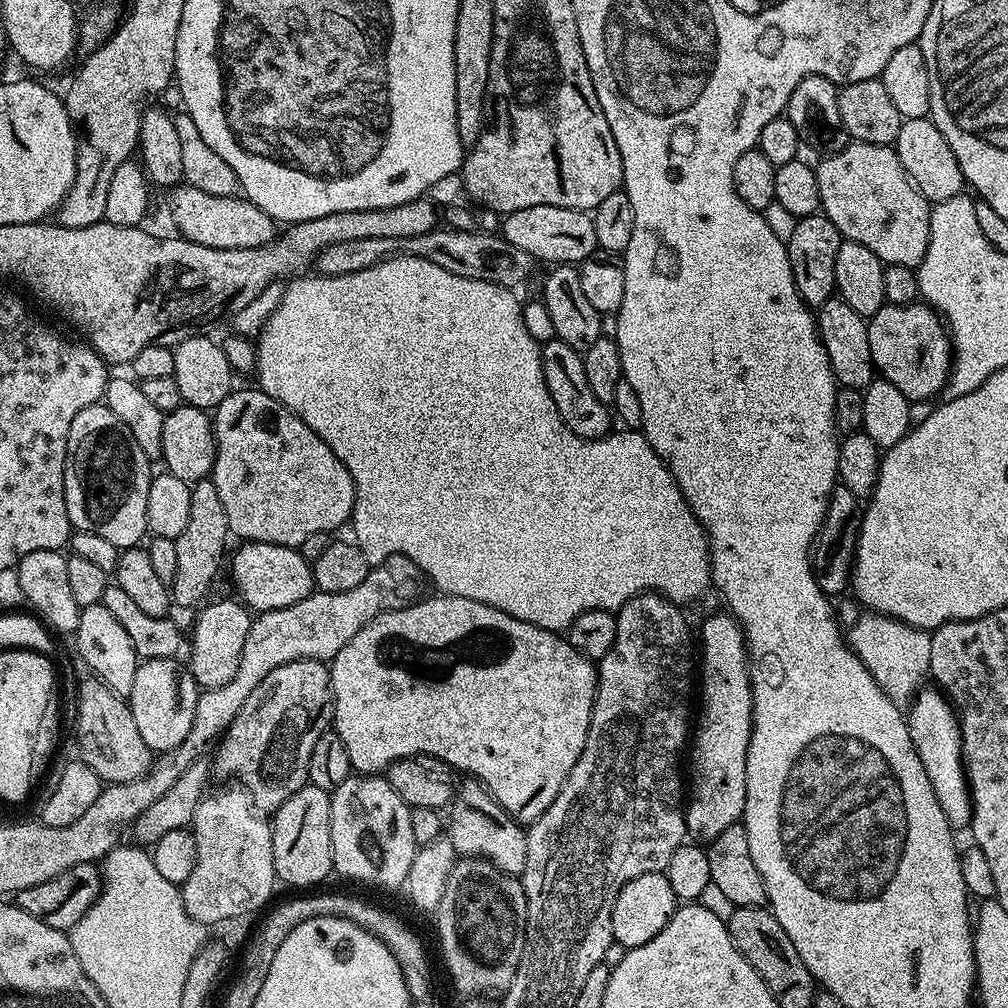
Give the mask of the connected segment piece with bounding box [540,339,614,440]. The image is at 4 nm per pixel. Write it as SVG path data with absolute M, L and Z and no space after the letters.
M552 339L541 347L540 357L542 374L546 378L546 390L550 390L550 398L554 398L554 406L558 406L558 414L562 414L562 422L566 422L566 426L570 426L574 434L587 440L600 440L607 437L613 427L611 424L614 424L614 416L609 405L598 402L598 398L594 398L594 390L590 390L590 382L586 382L583 355L566 346L566 342Z

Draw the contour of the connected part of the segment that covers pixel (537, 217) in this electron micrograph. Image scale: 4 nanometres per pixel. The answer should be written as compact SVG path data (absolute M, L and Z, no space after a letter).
M530 206L526 210L514 210L503 217L502 235L514 246L526 250L538 262L549 260L549 265L579 265L591 252L597 251L594 222L587 211L562 206Z

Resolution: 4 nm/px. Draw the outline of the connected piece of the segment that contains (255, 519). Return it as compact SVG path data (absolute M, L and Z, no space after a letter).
M256 386L244 388L241 392L240 389L233 390L214 409L214 427L216 430L216 457L210 479L214 482L214 486L218 486L218 498L222 498L222 507L226 509L228 531L233 537L241 536L239 539L244 542L277 544L278 546L299 549L300 544L306 542L306 538L310 538L310 534L318 534L319 532L332 534L335 533L335 528L340 528L343 524L345 527L351 521L352 507L356 501L356 487L350 478L350 470L346 470L346 466L342 466L338 454L334 454L334 450L330 450L330 446L326 446L326 442L322 442L322 438L318 438L318 434L314 434L314 430L310 430L310 426L306 426L306 422L302 422L302 418L298 418L286 405L279 404Z

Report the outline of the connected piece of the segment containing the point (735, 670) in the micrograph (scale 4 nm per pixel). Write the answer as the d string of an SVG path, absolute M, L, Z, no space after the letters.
M721 610L717 616L712 616L704 625L698 628L698 640L704 643L704 657L698 660L698 692L700 688L700 717L694 720L694 731L690 736L690 751L686 756L686 764L692 769L686 772L686 807L684 809L684 826L687 835L696 842L710 842L726 830L726 826L737 823L743 817L746 806L746 750L750 746L750 734L752 733L752 683L748 677L748 645L744 643L744 629L740 626L740 621L727 611Z

